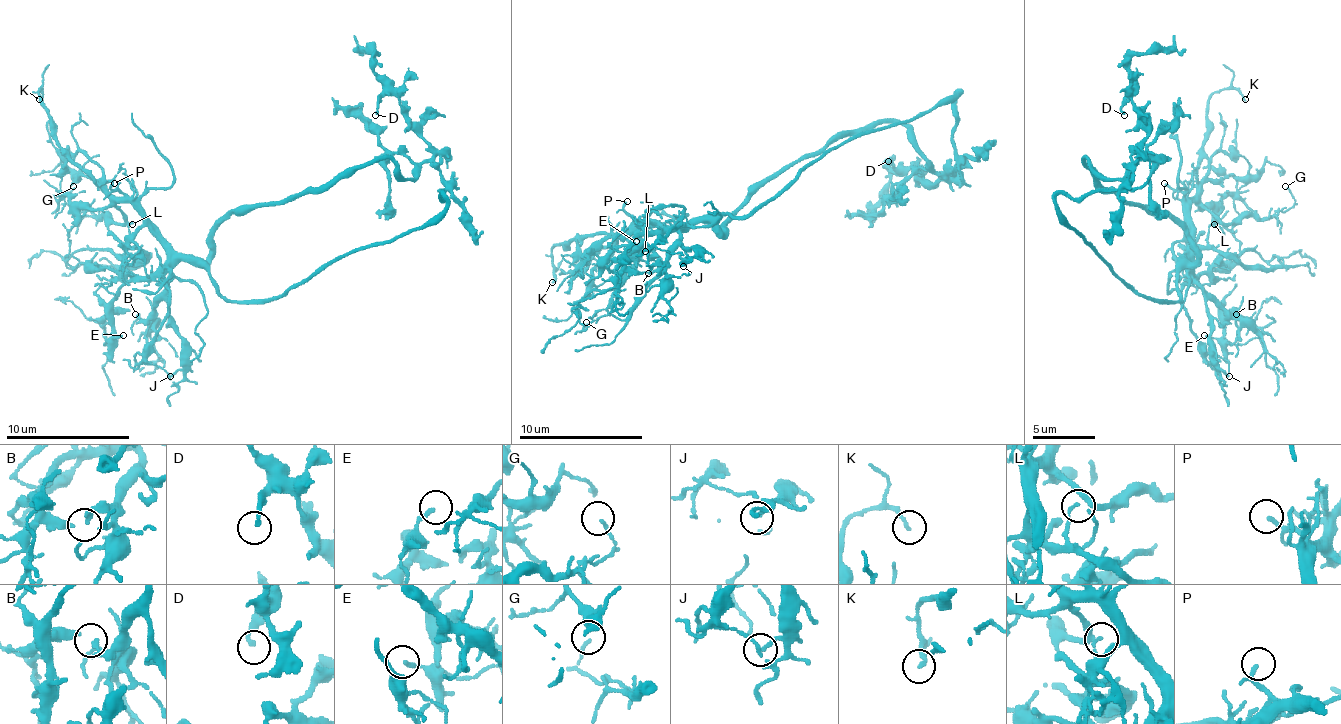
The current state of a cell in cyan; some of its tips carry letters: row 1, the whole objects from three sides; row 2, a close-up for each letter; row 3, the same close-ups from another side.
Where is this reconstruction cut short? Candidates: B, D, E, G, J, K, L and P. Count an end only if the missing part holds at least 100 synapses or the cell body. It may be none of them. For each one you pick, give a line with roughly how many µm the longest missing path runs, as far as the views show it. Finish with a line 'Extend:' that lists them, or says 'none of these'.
Extend: none of these

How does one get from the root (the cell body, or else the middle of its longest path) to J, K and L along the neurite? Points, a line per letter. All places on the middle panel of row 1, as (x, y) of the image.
J: (782, 173), (773, 176), (726, 223), (723, 232), (707, 223), (683, 226), (679, 241), (695, 251), (683, 266)
K: (782, 173), (723, 232), (707, 223), (627, 226), (558, 245), (552, 282)
L: (782, 173), (773, 176), (726, 223), (723, 232), (707, 223), (648, 223), (639, 232), (645, 251)

